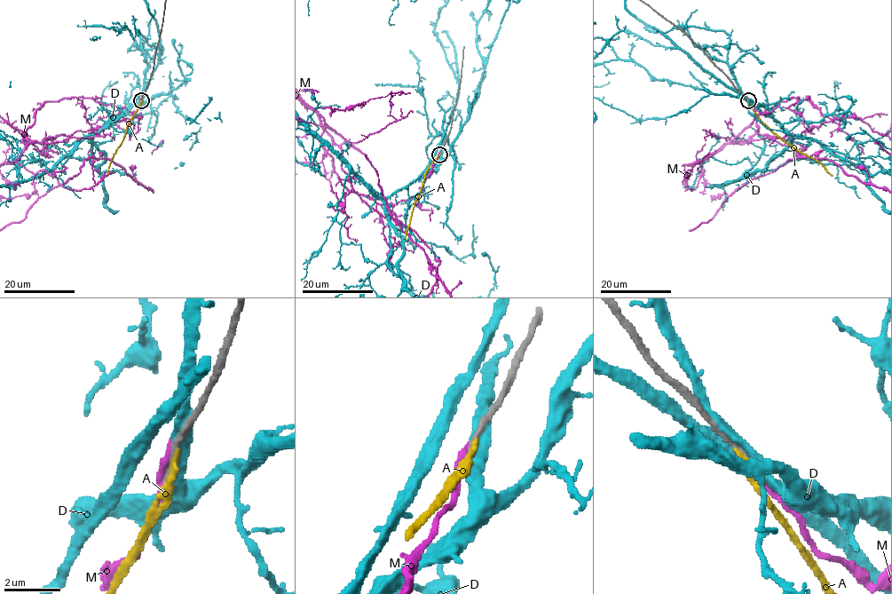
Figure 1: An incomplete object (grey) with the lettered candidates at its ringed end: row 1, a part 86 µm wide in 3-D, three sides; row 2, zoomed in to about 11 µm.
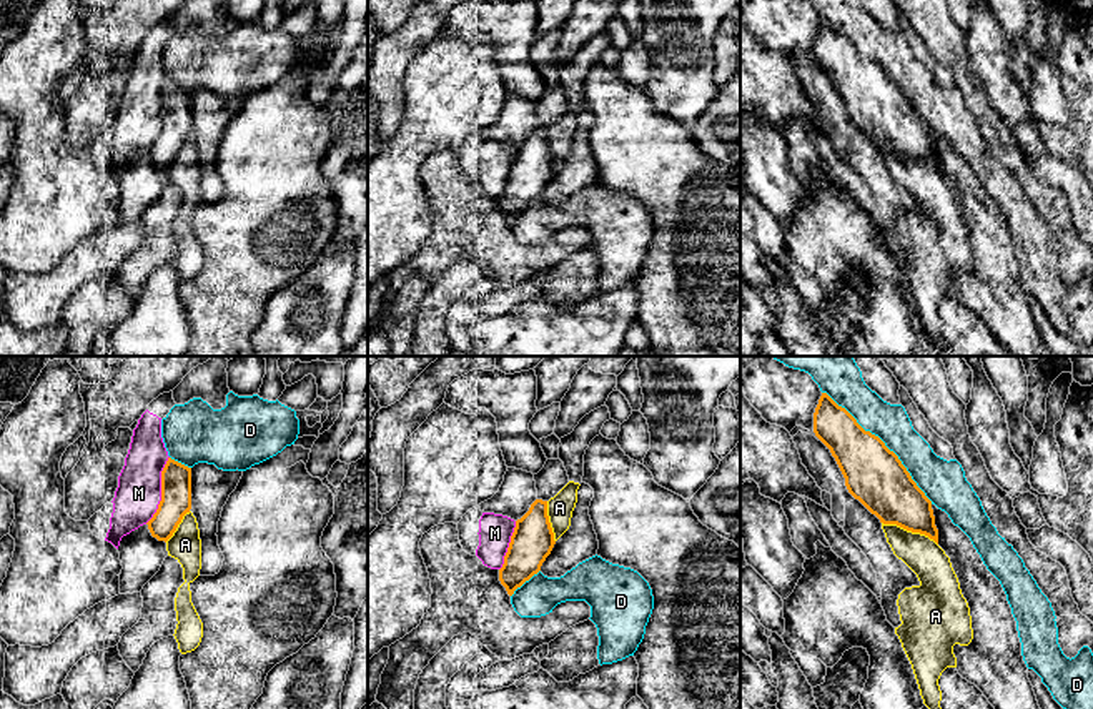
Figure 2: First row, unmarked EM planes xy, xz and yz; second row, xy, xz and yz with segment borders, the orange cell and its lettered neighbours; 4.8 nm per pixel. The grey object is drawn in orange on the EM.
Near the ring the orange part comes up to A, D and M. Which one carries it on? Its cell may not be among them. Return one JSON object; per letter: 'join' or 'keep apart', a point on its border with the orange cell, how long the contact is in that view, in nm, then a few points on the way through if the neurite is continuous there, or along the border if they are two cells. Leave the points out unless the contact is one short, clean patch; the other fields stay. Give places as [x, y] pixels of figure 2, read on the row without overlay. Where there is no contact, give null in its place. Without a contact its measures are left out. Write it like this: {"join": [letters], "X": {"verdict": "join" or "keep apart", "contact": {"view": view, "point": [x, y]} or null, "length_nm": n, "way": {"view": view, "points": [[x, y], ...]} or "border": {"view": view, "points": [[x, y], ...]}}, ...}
{"join": [], "A": {"verdict": "keep apart", "contact": {"view": "yz", "point": [910, 157]}, "length_nm": 300}, "D": {"verdict": "keep apart", "contact": {"view": "yz", "point": [884, 70]}, "length_nm": 750}, "M": {"verdict": "keep apart", "contact": {"view": "xy", "point": [162, 117]}, "length_nm": 340}}

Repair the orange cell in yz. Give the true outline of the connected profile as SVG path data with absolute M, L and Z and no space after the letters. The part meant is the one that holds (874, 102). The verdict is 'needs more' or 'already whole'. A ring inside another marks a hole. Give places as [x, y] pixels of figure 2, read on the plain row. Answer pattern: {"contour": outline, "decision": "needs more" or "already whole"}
{"contour": "M827 20L814 40L814 60L835 85L848 120L880 150L925 161L938 171L932 128L898 83Z", "decision": "already whole"}

